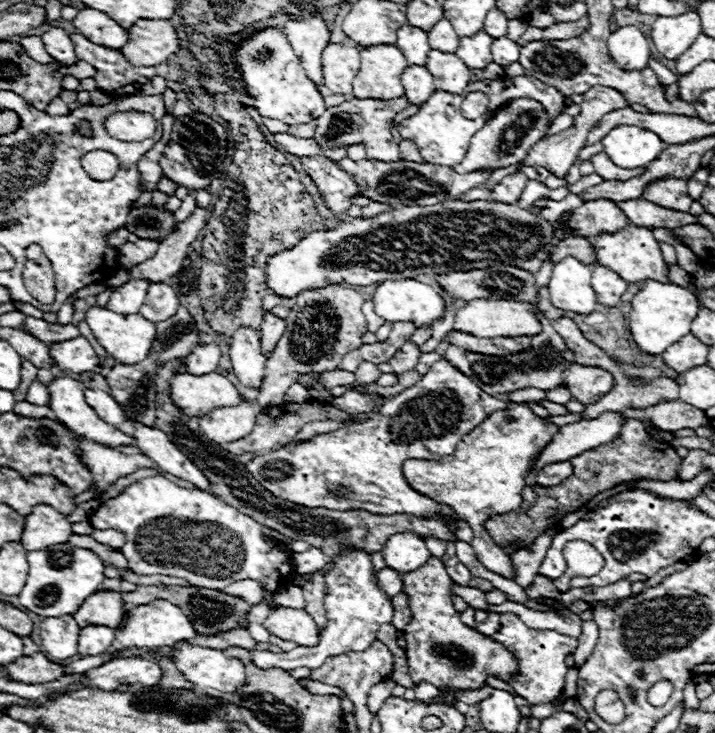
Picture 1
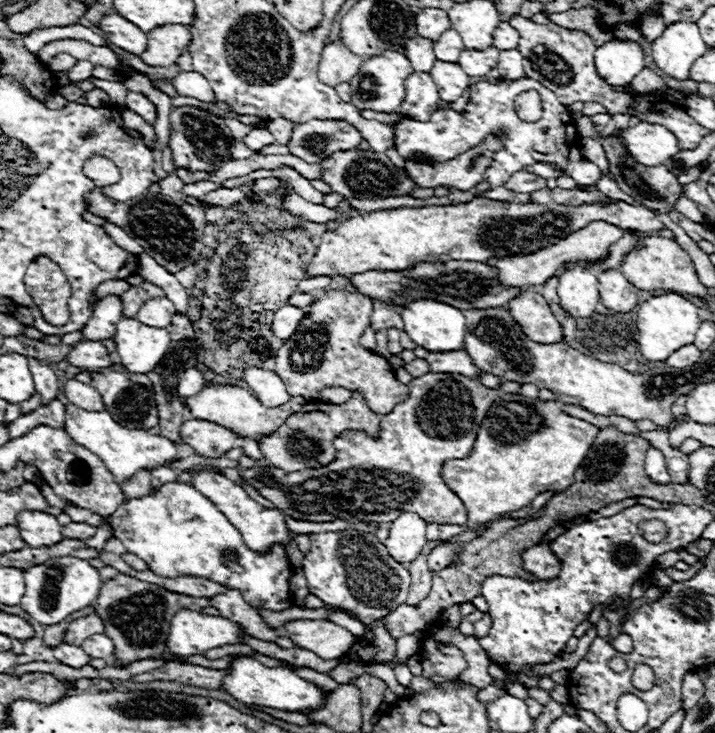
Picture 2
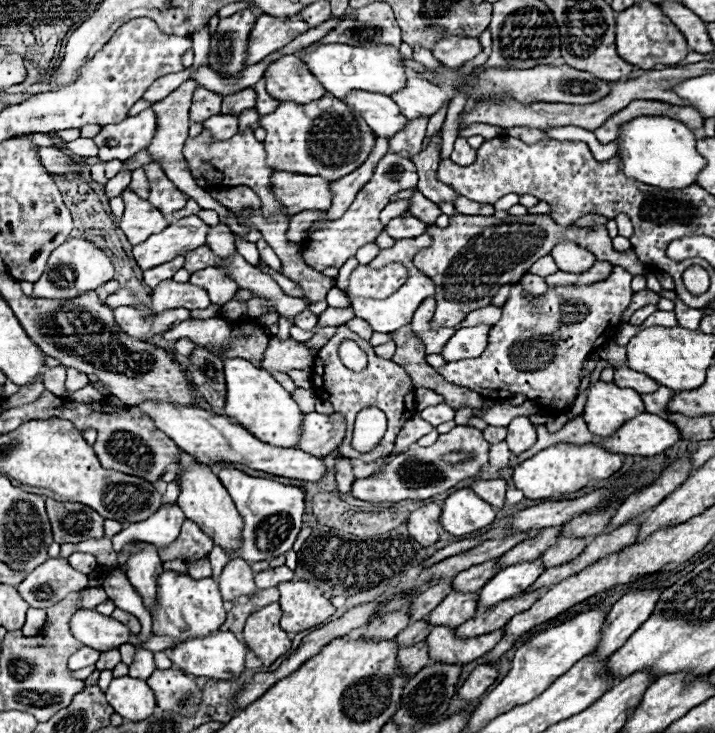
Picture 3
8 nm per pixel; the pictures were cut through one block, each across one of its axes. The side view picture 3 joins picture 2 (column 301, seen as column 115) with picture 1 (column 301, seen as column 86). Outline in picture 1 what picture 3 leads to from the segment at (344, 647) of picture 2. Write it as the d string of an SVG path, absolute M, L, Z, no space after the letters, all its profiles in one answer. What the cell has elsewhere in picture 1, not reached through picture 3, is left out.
M278 608L268 614L264 626L270 634L296 642L298 646L316 646L320 640L318 626L306 610L296 608Z

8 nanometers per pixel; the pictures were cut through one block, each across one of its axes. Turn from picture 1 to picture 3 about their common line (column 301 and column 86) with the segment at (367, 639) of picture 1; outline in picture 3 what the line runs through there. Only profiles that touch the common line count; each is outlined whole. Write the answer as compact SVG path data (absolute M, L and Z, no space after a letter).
M84 646L84 648L80 648L78 652L74 652L74 654L70 656L68 668L70 668L70 670L80 670L80 668L92 666L92 664L96 664L98 656L100 656L100 652L96 652L96 650L92 650L92 648Z

